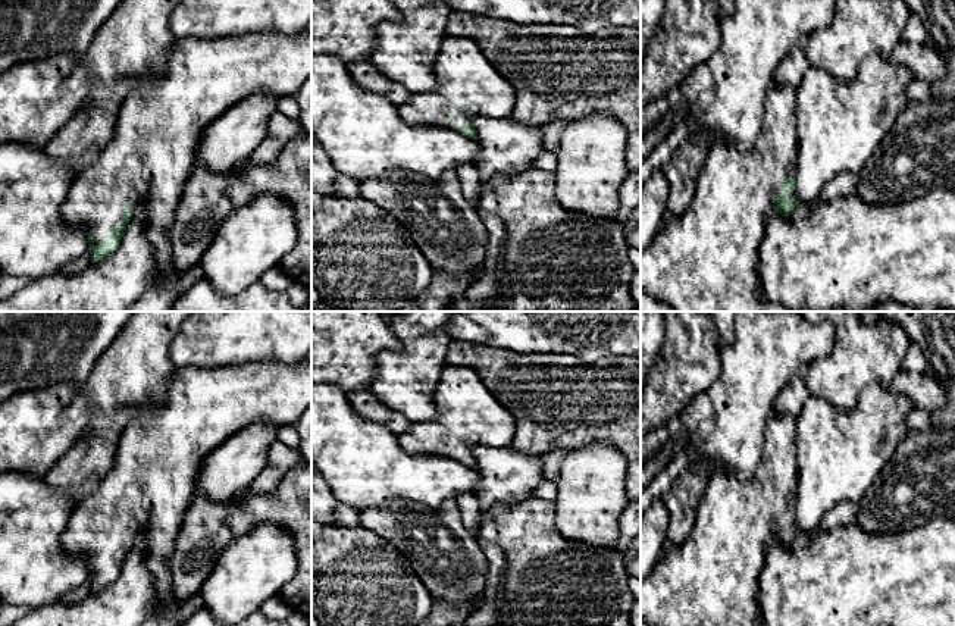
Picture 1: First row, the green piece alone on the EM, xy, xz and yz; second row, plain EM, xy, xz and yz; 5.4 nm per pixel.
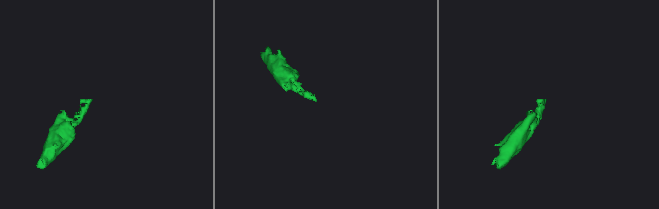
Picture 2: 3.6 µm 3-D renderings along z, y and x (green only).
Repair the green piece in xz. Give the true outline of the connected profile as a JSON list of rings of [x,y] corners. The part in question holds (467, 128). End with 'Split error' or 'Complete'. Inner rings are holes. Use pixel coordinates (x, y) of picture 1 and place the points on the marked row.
[[[469,37],[444,38],[441,51],[433,63],[436,88],[430,93],[413,94],[411,100],[398,106],[400,116],[410,125],[448,126],[467,138],[476,138],[472,119],[508,119],[514,110],[516,91],[483,56],[478,43]]]. Split error

